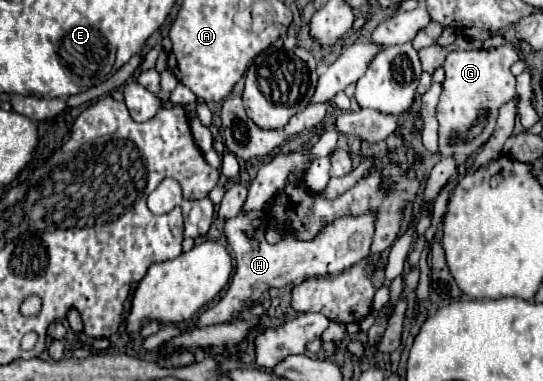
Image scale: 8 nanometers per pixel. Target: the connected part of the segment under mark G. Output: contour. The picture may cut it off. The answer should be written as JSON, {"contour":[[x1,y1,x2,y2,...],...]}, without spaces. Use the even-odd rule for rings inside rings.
{"contour":[[501,45,497,49,485,51,457,51,449,53,443,65,445,83,443,93,437,105,437,121,439,121,439,147,443,155,457,155,457,163,463,163,467,153,477,151,493,133,497,111,509,99,515,97,515,75,511,73,511,65,519,59,517,51,509,45],[487,111,489,119,485,121,483,131,477,135,477,141,465,141,469,129,477,123,477,119],[453,135,459,135,457,143,451,143]]}

